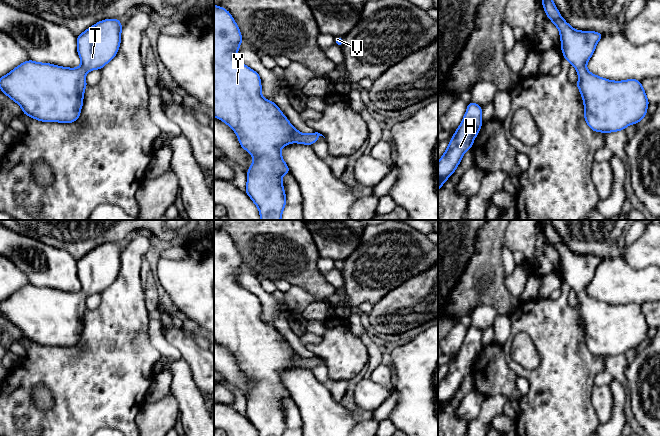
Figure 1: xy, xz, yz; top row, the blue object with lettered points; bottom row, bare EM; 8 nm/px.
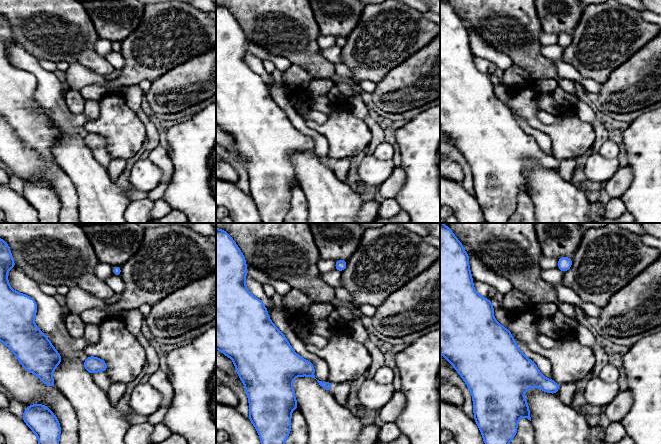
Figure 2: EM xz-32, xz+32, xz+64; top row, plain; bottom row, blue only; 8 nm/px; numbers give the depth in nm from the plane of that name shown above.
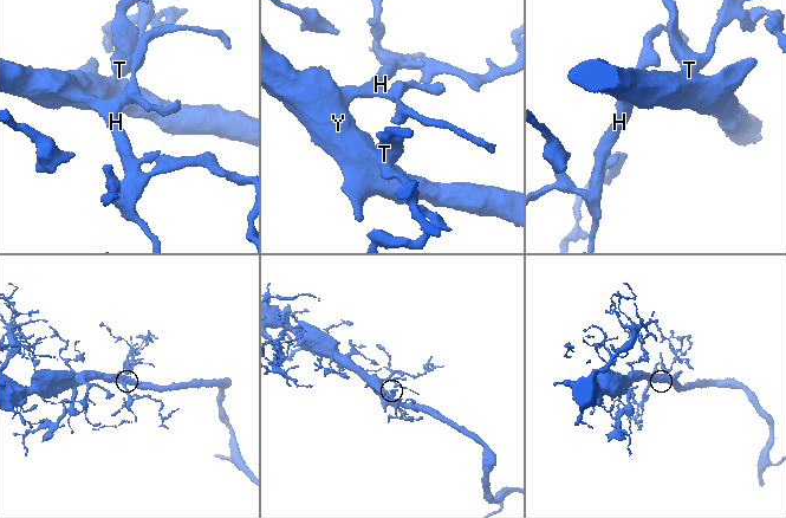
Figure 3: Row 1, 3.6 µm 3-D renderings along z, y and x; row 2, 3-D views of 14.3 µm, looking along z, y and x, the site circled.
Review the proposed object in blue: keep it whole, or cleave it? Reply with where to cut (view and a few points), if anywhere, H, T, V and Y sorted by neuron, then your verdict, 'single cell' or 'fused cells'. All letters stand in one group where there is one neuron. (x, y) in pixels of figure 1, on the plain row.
cut none; groups H T V Y; single cell

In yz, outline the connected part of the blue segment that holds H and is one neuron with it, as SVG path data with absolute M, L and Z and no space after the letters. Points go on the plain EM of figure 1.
M470 326L463 344L454 356L454 360L438 385L438 414L443 407L454 397L464 377L472 372L473 365L481 353L482 331Z

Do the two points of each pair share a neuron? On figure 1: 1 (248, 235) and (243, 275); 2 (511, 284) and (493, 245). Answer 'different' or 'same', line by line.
1: different
2: different

